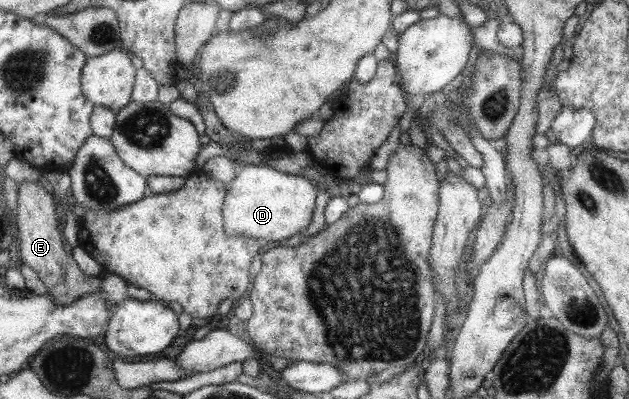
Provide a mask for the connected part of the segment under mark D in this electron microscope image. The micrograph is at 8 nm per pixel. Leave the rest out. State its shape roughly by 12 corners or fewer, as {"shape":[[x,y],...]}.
{"shape":[[266,164],[227,186],[225,235],[301,233],[316,189]]}

